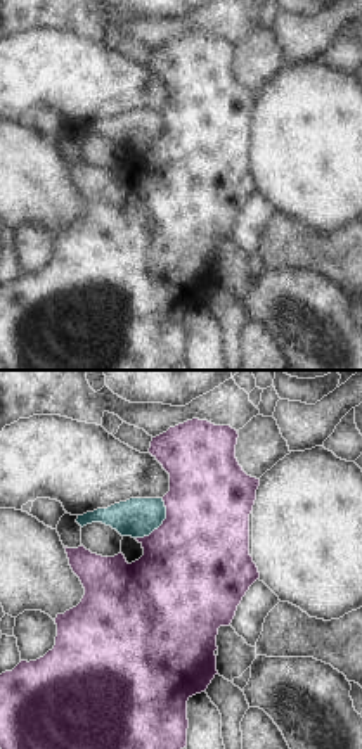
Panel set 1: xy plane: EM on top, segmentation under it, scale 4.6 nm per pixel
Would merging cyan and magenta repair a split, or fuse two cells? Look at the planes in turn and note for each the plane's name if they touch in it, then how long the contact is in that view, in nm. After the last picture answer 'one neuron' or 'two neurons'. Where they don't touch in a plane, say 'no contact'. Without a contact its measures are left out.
contact in xy; length 240 nm

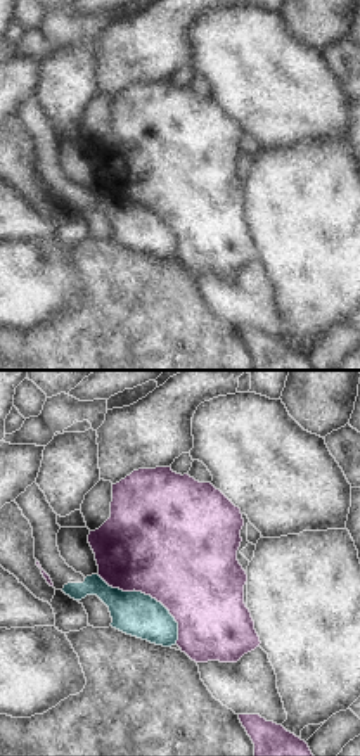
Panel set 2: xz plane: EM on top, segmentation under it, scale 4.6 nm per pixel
contact in xz; length 500 nm

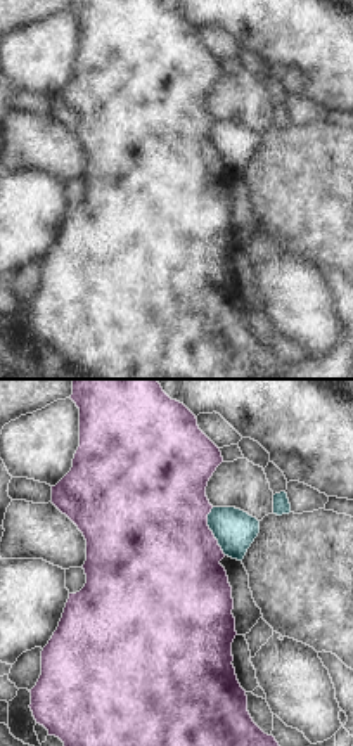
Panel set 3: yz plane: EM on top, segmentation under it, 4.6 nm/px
contact in yz; length 240 nm

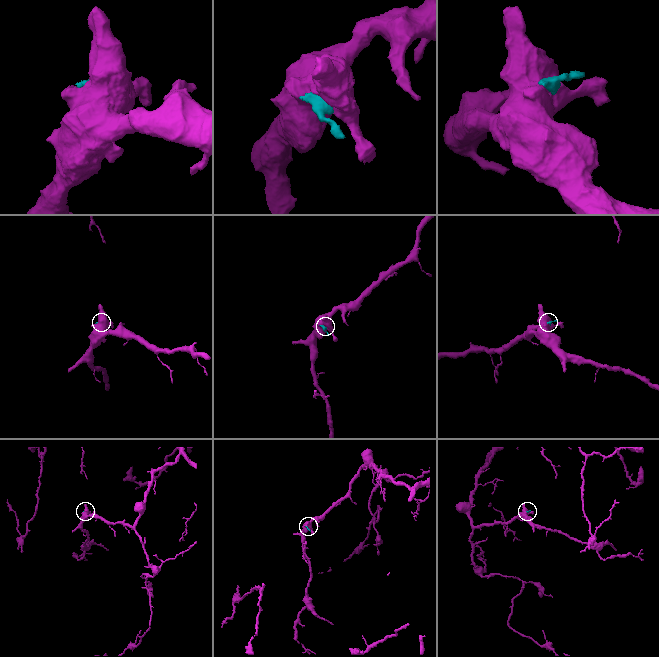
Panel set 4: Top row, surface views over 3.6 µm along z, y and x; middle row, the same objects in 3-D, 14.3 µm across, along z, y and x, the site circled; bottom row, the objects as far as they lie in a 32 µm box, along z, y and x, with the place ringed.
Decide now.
two neurons

